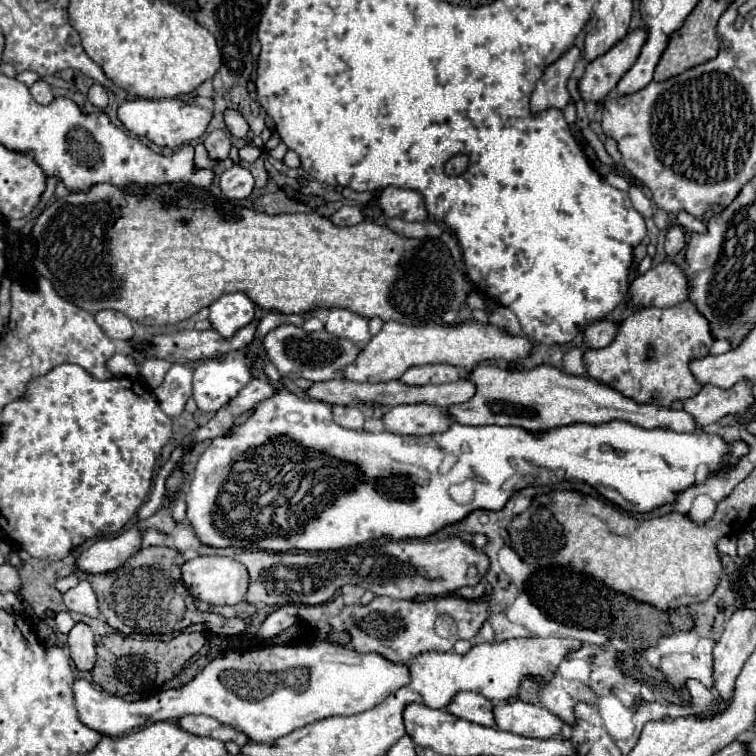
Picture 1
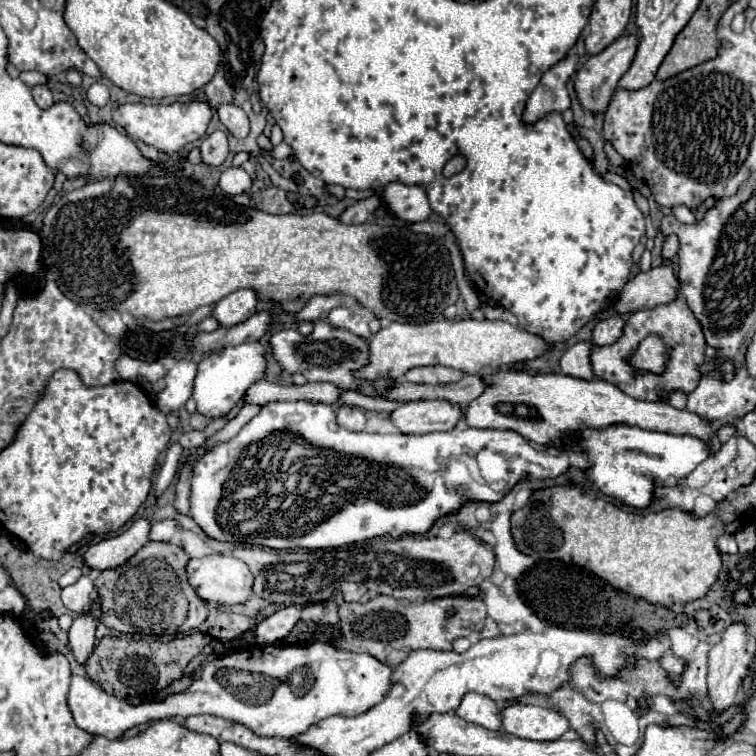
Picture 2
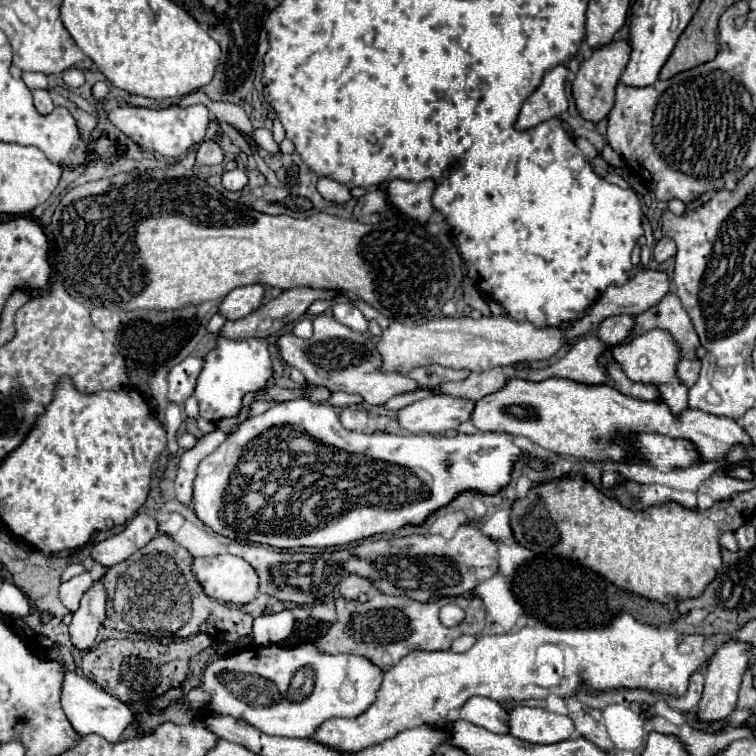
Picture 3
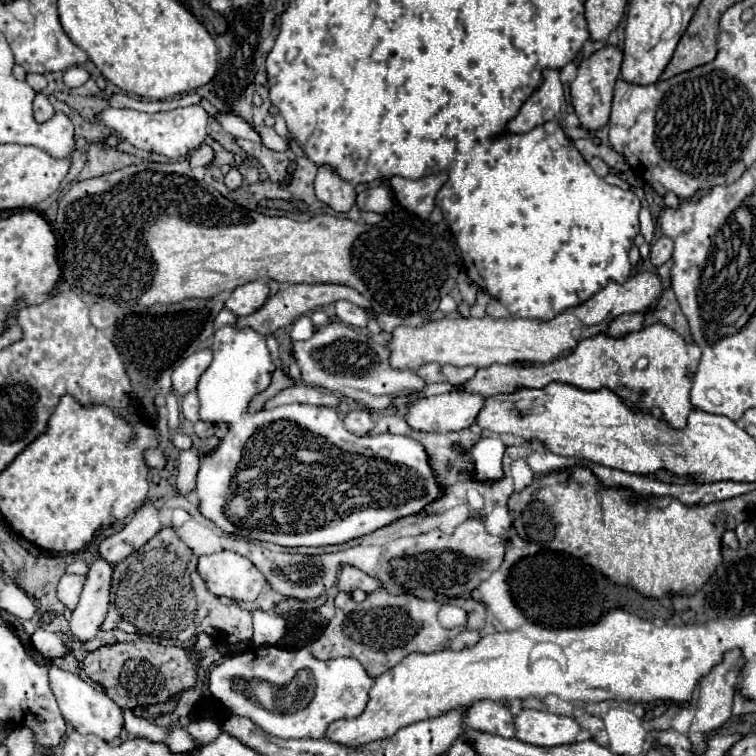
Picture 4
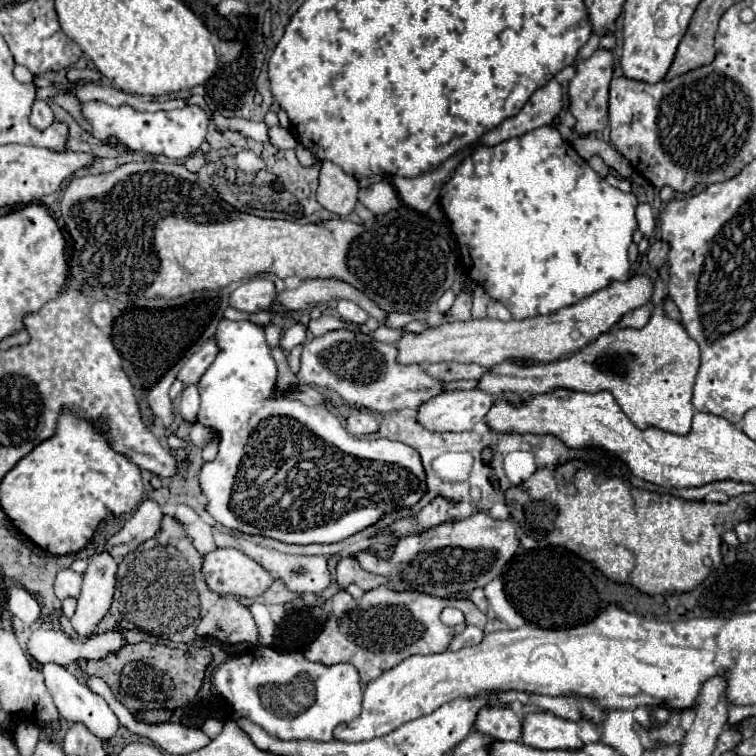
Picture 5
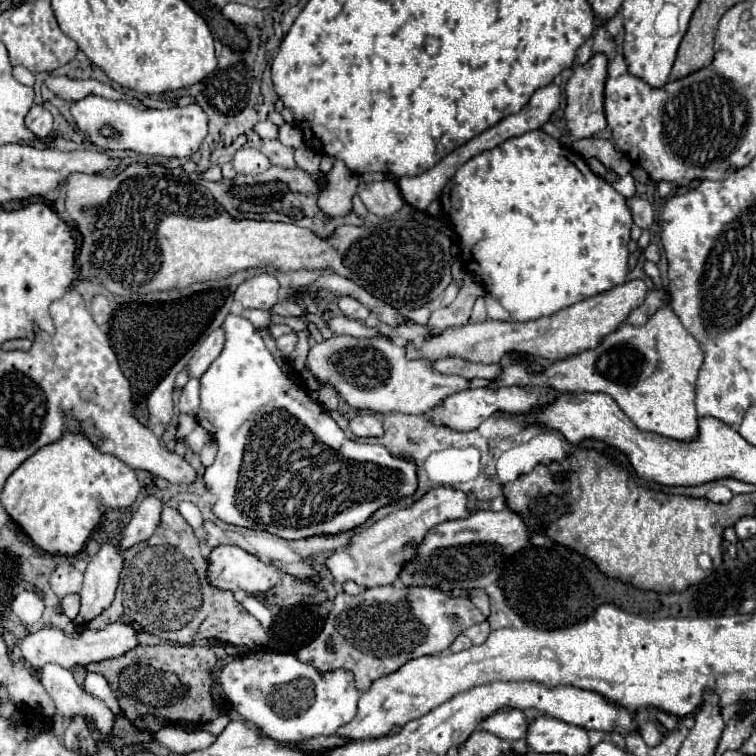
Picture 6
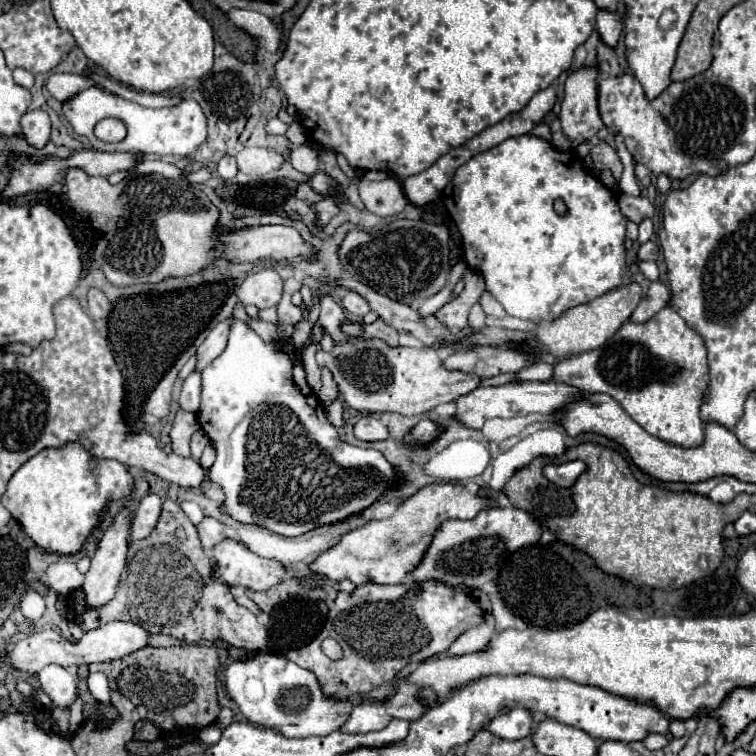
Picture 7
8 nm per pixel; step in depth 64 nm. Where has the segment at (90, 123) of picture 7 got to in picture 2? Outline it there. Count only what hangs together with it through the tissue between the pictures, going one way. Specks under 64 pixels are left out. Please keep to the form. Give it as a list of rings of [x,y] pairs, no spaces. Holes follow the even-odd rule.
[[[172,102],[172,104],[122,104],[112,112],[116,124],[120,124],[130,138],[138,138],[158,150],[170,154],[180,152],[186,144],[196,142],[206,134],[212,118],[212,108],[208,102]]]

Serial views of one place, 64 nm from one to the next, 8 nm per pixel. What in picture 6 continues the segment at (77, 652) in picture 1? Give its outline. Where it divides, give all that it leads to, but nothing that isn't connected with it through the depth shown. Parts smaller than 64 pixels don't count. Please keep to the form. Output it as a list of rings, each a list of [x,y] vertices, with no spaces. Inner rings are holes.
[[[116,540],[104,544],[98,554],[94,554],[84,572],[84,586],[80,592],[80,612],[74,618],[78,628],[86,628],[96,616],[100,616],[114,600],[118,574],[122,570],[122,552],[116,548]]]

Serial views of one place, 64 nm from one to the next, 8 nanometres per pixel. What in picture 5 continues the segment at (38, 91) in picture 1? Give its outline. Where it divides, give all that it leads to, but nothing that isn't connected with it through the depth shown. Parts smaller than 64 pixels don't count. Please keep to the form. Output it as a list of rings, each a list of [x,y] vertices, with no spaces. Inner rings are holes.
[[[36,100],[34,106],[32,106],[30,124],[32,124],[34,128],[44,130],[44,128],[48,128],[48,124],[52,124],[52,122],[54,122],[54,114],[52,114],[48,102],[46,102],[46,100]]]

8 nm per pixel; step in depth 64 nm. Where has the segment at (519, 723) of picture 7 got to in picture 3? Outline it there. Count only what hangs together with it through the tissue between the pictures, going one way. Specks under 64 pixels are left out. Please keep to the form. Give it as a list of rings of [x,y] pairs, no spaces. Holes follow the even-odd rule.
[[[472,696],[460,708],[460,718],[496,734],[508,732],[508,712],[496,700],[484,696]]]

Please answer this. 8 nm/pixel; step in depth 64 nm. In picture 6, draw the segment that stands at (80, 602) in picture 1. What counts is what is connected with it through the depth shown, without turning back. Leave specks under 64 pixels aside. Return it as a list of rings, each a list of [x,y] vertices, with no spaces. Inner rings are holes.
[[[58,566],[50,576],[50,586],[58,598],[64,598],[66,594],[78,594],[82,588],[82,574],[70,566]]]

